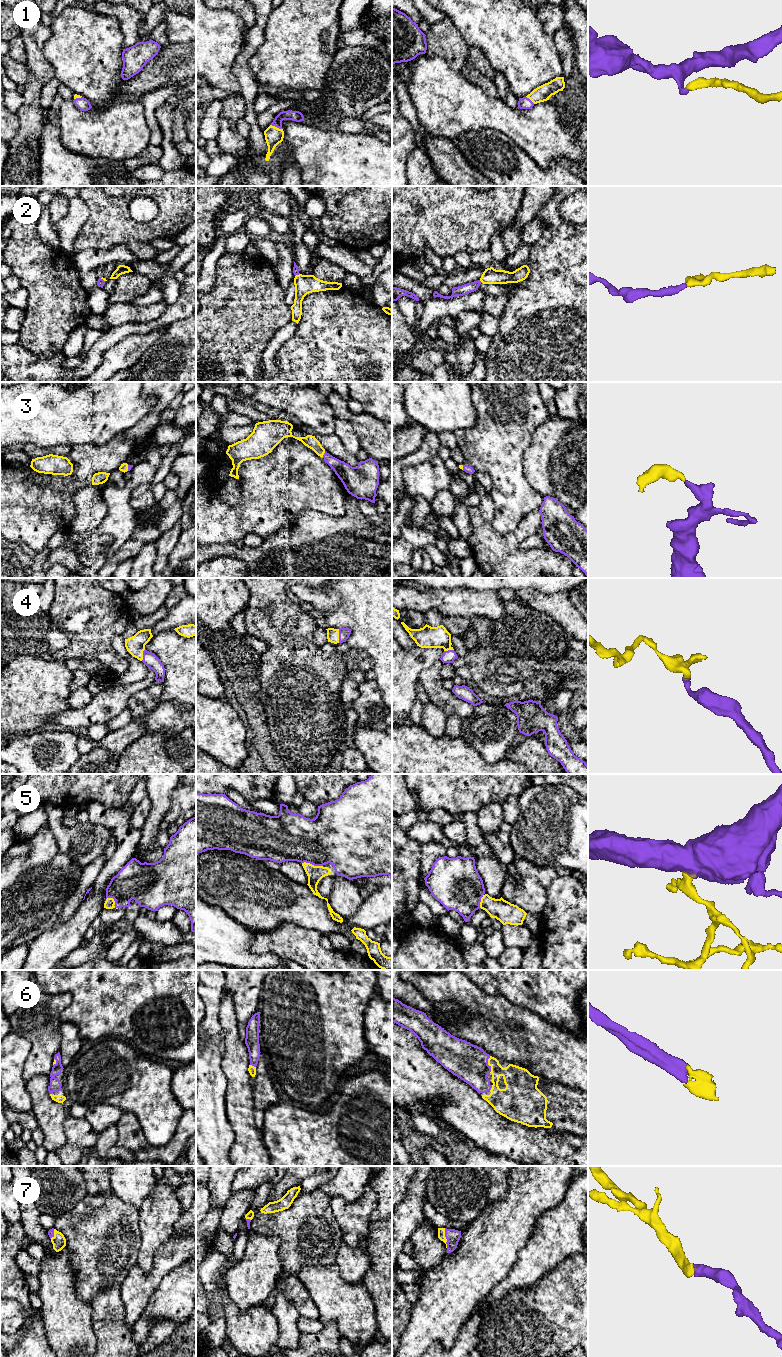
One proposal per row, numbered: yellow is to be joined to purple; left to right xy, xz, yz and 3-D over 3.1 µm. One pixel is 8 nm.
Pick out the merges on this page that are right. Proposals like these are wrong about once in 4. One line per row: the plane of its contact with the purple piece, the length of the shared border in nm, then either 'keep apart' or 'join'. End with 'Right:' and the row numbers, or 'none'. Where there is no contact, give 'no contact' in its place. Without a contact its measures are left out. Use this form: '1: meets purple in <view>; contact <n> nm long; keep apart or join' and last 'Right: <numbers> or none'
1: meets purple in xz; contact 100 nm long; join
2: meets purple in yz; contact 40 nm long; join
3: meets purple in xz; contact 50 nm long; join
4: meets purple in xz; contact 110 nm long; join
5: meets purple in xz; contact 170 nm long; join
6: meets purple in yz; contact 140 nm long; join
7: meets purple in yz; contact 160 nm long; join
Right: 1, 2, 3, 4, 5, 6, 7

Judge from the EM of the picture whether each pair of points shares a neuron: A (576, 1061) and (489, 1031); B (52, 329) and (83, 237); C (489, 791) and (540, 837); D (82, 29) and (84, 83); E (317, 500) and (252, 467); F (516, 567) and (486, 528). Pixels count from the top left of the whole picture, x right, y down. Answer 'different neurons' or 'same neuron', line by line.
A: same neuron
B: different neurons
C: different neurons
D: same neuron
E: same neuron
F: same neuron

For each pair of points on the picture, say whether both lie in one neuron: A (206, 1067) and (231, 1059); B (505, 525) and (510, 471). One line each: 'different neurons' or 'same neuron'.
A: different neurons
B: same neuron

